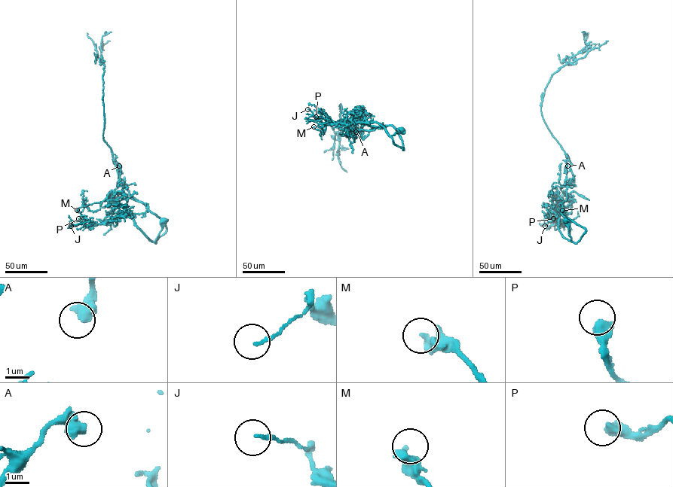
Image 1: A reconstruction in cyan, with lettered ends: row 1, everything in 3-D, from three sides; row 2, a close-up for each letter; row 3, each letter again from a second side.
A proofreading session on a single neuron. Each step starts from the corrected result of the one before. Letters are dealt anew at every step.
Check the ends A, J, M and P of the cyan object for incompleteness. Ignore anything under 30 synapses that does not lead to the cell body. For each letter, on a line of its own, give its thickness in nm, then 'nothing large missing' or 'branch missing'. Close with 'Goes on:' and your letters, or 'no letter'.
A: calibre 500 nm; nothing large missing
J: calibre 130 nm; nothing large missing
M: calibre 320 nm; nothing large missing
P: calibre 480 nm; nothing large missing
Goes on: no letter

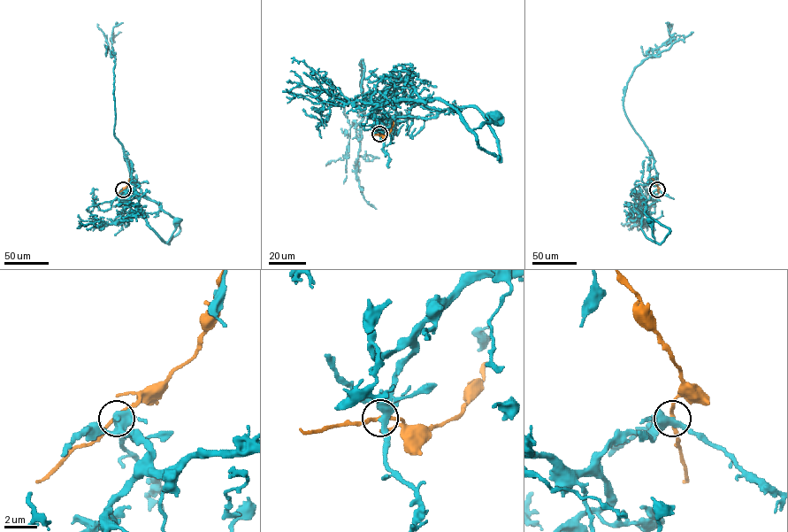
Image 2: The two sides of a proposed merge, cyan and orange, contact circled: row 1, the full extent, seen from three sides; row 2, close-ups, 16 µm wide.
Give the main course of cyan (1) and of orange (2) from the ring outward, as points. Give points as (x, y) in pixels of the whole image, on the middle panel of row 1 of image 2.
1: (379, 134), (390, 119), (435, 118), (473, 106), (498, 142), (501, 159), (480, 148), (471, 130), (493, 116)
2: (379, 134), (387, 134), (394, 120)

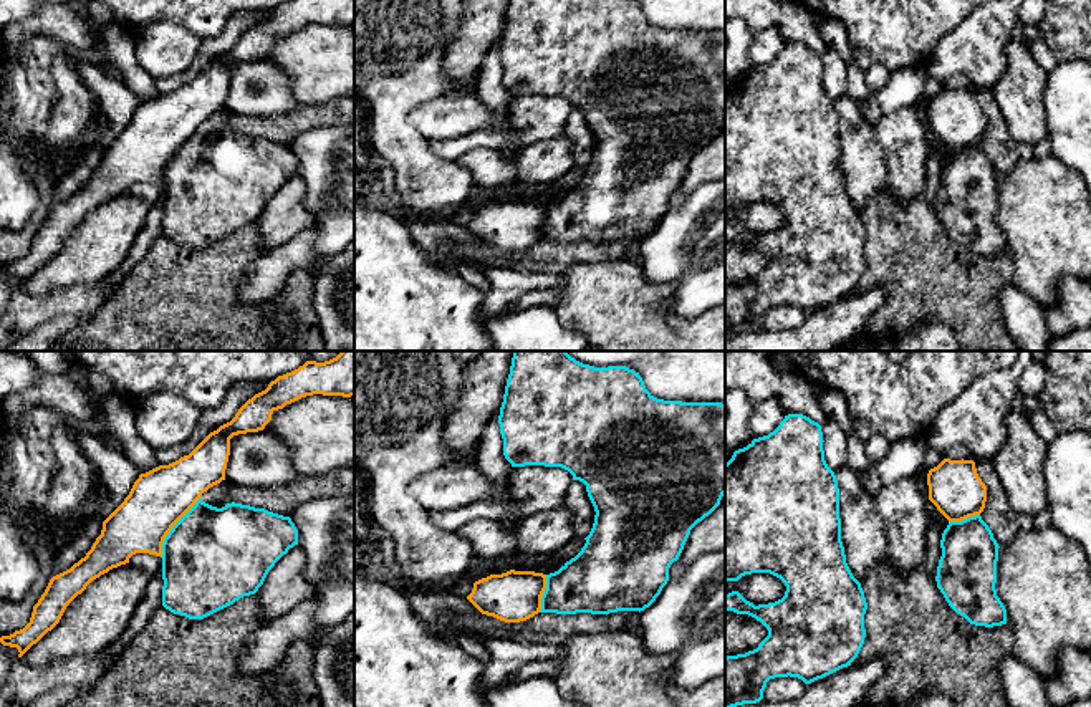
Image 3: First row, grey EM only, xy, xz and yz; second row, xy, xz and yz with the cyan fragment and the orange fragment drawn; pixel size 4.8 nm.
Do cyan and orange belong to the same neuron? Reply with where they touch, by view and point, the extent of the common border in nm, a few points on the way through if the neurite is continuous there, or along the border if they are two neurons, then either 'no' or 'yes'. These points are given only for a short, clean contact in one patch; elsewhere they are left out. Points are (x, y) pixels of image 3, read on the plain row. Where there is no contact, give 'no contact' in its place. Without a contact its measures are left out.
contact xy (173, 156); length 340 nm; border xy (199, 126), (164, 168), (161, 186); no

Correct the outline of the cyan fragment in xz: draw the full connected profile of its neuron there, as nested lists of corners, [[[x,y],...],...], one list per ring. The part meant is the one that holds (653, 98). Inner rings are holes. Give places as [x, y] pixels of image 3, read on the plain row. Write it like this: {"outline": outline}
{"outline": [[[510,0],[503,31],[498,45],[503,68],[503,84],[512,96],[545,94],[561,96],[586,114],[594,136],[594,152],[581,180],[566,190],[558,200],[546,204],[546,219],[541,225],[540,242],[556,243],[609,243],[618,240],[644,240],[661,224],[669,210],[669,197],[679,189],[690,159],[709,146],[725,124],[725,33],[722,31],[682,31],[654,26],[636,0]]]}

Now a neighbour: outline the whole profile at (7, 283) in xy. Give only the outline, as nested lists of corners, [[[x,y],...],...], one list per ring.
[[[0,272],[0,316],[5,313],[10,296],[13,290],[18,288],[18,283],[17,277],[3,275]]]

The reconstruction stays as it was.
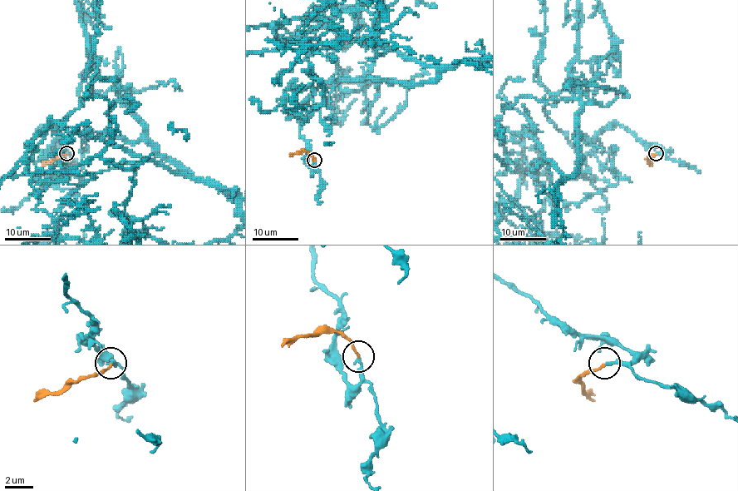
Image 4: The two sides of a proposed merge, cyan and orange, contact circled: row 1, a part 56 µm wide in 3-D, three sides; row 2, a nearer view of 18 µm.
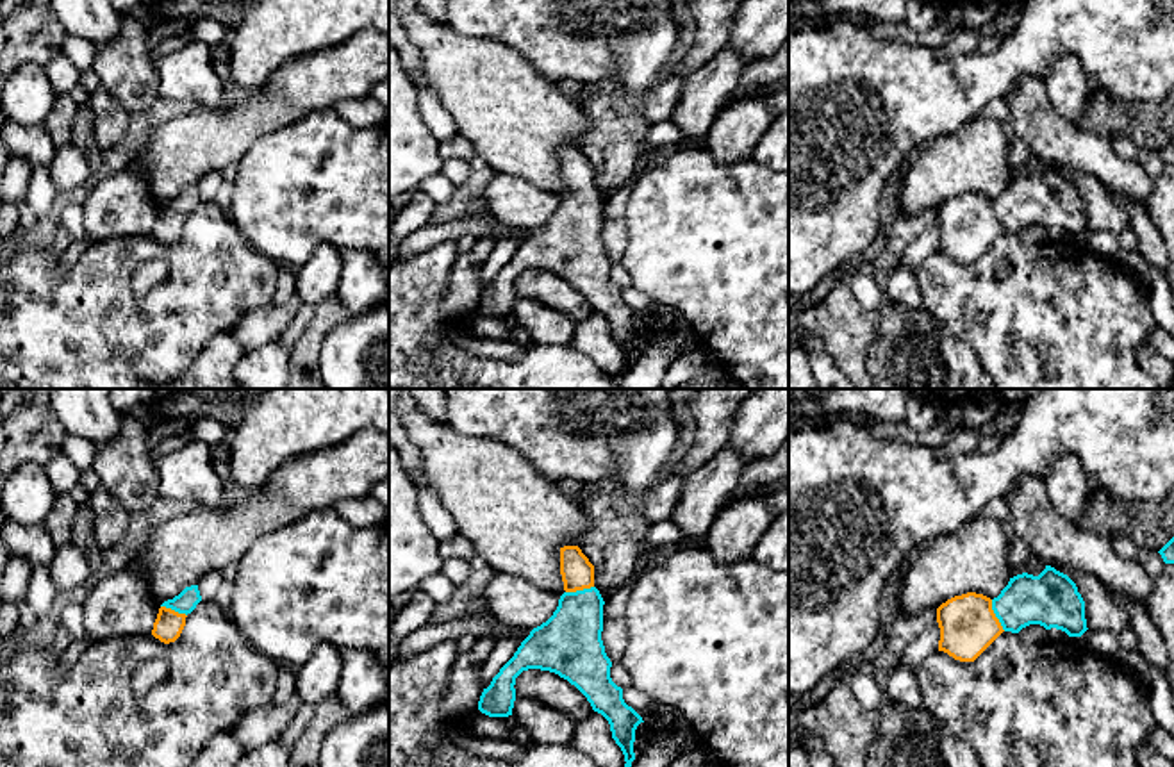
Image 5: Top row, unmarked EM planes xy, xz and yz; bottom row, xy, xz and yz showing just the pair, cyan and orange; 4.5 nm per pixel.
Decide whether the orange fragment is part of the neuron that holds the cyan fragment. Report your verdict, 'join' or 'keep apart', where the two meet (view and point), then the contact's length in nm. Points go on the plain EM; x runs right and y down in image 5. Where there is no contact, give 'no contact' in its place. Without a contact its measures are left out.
join | yz (996, 216) | 160 nm

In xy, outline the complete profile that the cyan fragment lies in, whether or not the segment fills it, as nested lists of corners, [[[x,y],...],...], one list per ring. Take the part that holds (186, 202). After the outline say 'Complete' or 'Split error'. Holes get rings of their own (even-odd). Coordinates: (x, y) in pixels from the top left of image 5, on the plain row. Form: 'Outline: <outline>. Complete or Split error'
Outline: [[[198,186],[186,187],[178,196],[164,202],[153,223],[152,235],[164,244],[175,243],[186,227],[186,218],[200,202]]]. Split error

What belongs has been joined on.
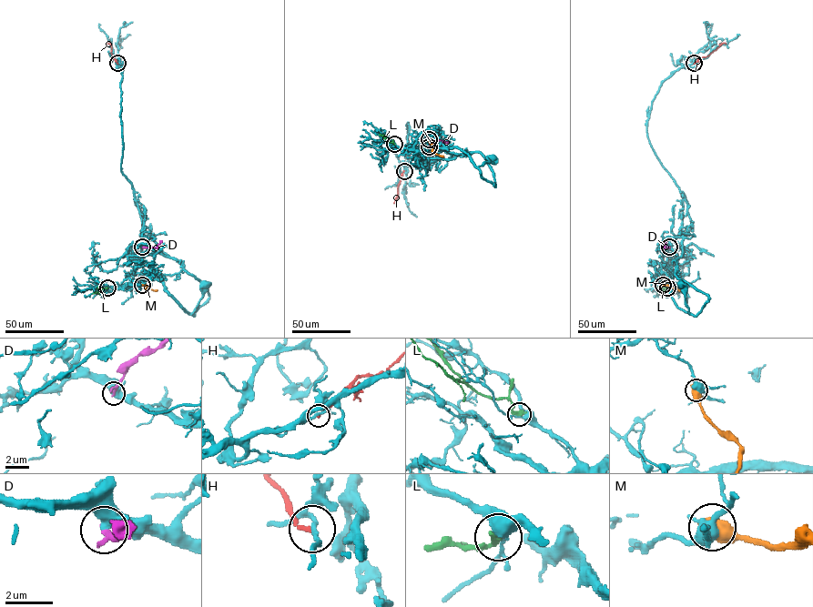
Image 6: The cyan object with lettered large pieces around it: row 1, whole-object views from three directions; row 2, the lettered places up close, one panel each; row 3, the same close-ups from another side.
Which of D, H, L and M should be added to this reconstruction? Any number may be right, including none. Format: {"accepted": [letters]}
{"accepted": []}

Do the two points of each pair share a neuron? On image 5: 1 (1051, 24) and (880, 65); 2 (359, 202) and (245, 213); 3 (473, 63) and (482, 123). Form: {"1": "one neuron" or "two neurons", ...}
{"1": "one neuron", "2": "one neuron", "3": "one neuron"}

